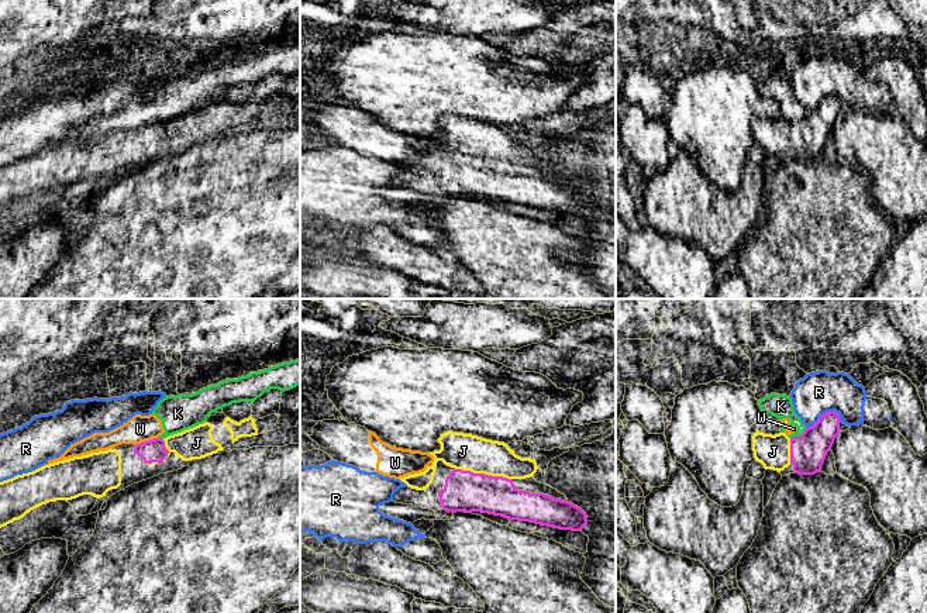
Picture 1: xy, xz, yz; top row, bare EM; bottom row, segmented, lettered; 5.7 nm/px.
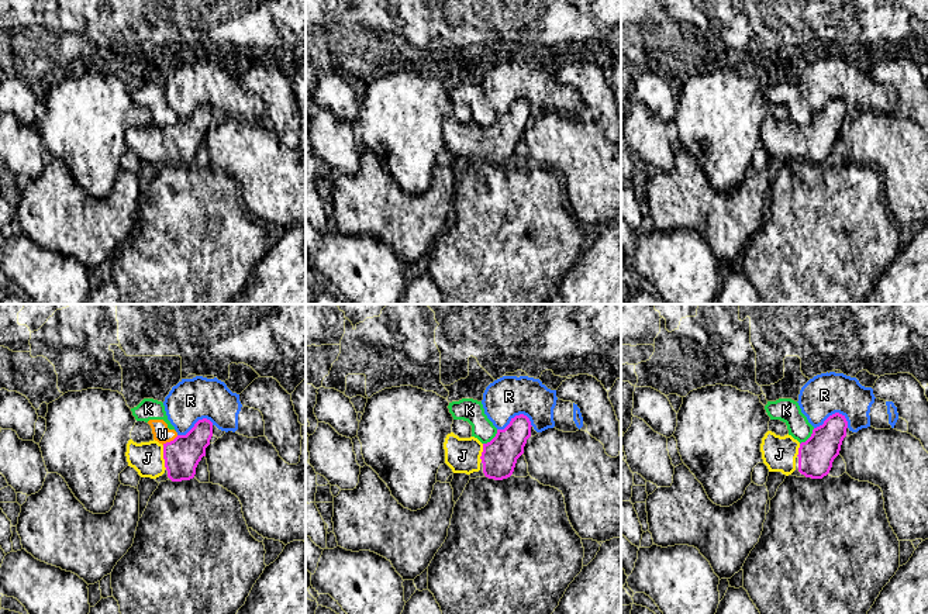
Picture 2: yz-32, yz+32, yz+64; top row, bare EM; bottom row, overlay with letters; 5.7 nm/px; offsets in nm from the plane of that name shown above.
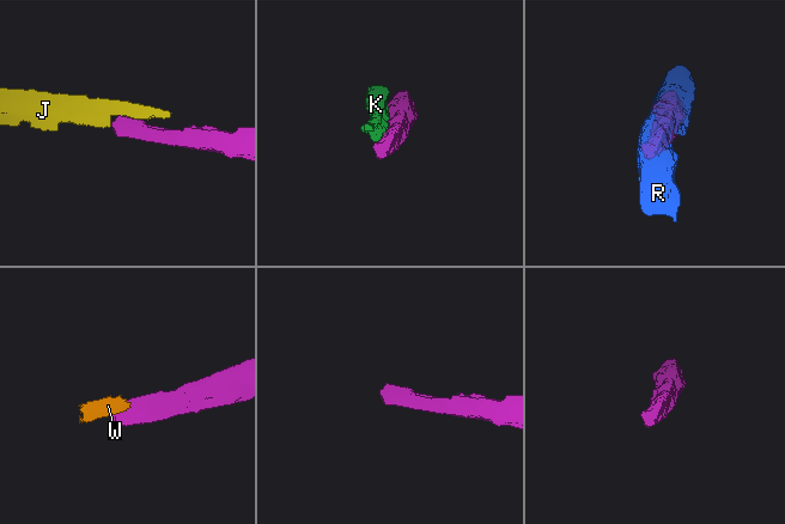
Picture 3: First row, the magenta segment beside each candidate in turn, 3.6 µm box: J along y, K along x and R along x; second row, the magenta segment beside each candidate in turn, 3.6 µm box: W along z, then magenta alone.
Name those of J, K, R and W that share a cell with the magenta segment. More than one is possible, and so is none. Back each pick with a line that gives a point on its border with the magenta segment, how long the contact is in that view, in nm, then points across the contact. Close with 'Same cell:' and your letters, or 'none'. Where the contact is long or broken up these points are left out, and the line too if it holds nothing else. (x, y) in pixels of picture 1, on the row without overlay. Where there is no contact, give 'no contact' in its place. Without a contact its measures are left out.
J: meets magenta in xz at (472, 157); contact 200 nm long
Same cell: J

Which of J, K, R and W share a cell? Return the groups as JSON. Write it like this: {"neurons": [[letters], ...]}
{"neurons": [["J"], ["K", "W"], ["R"]]}

